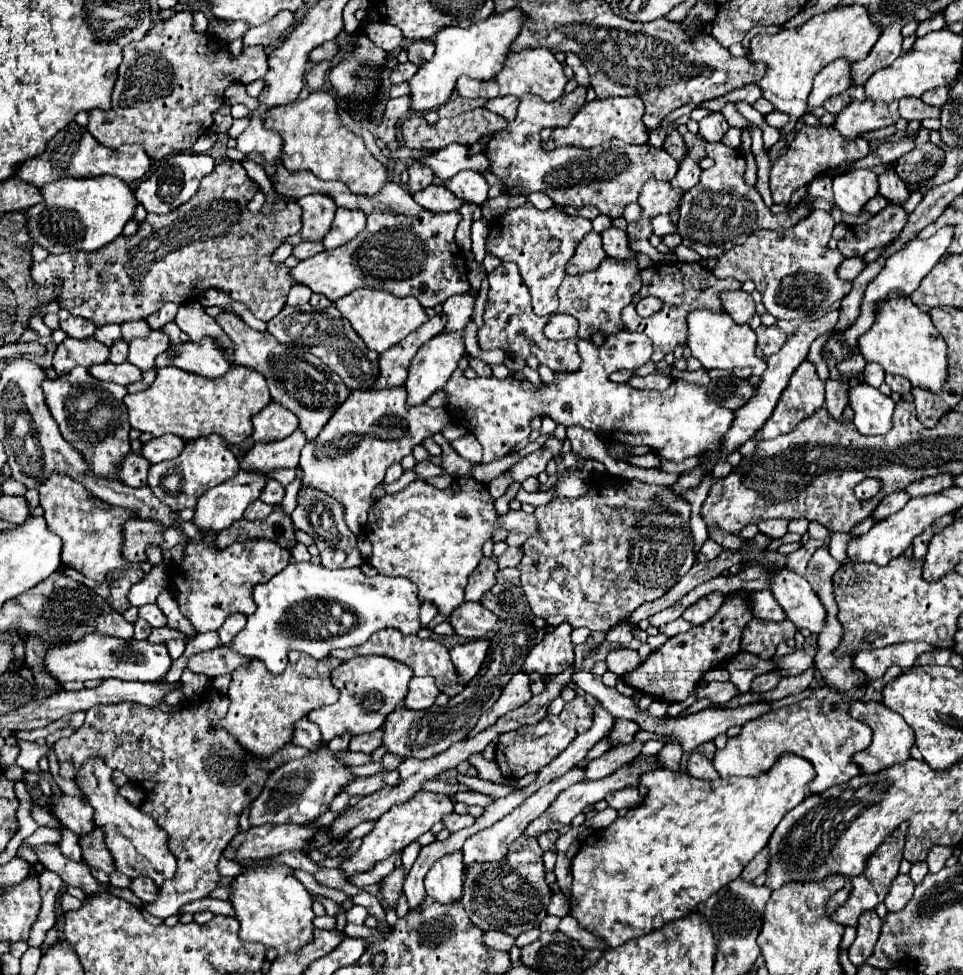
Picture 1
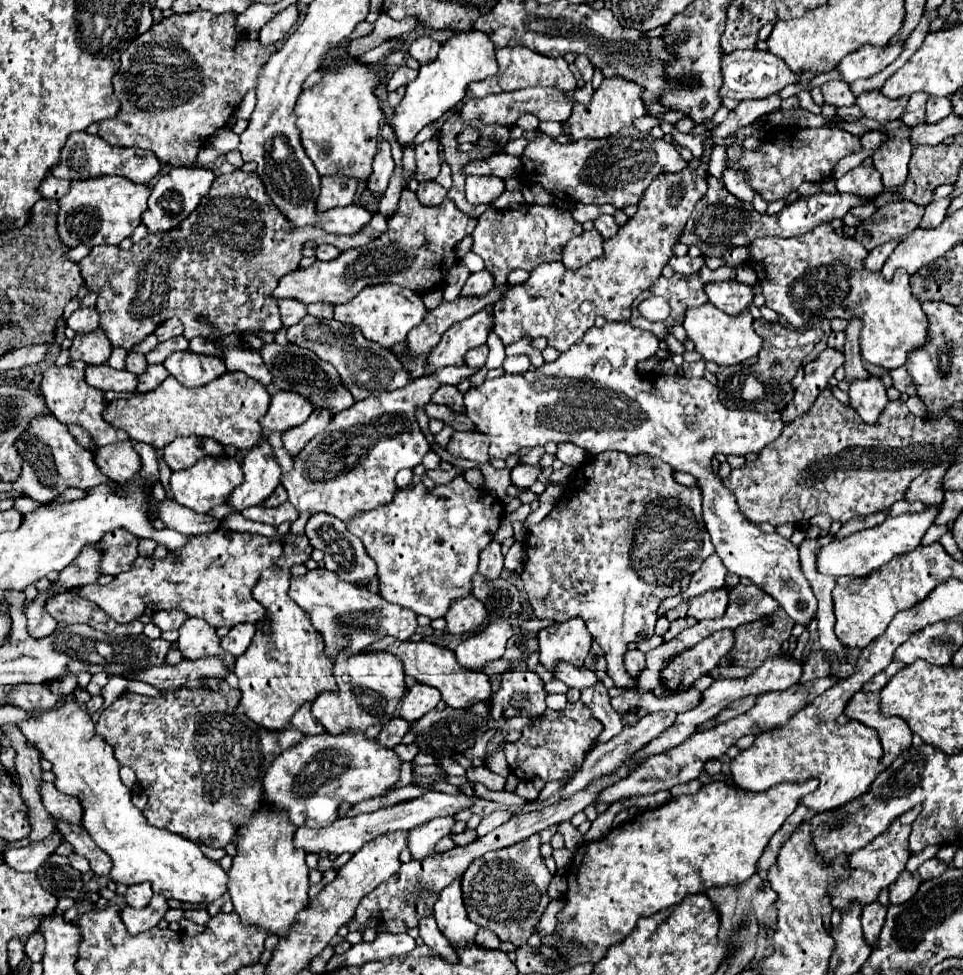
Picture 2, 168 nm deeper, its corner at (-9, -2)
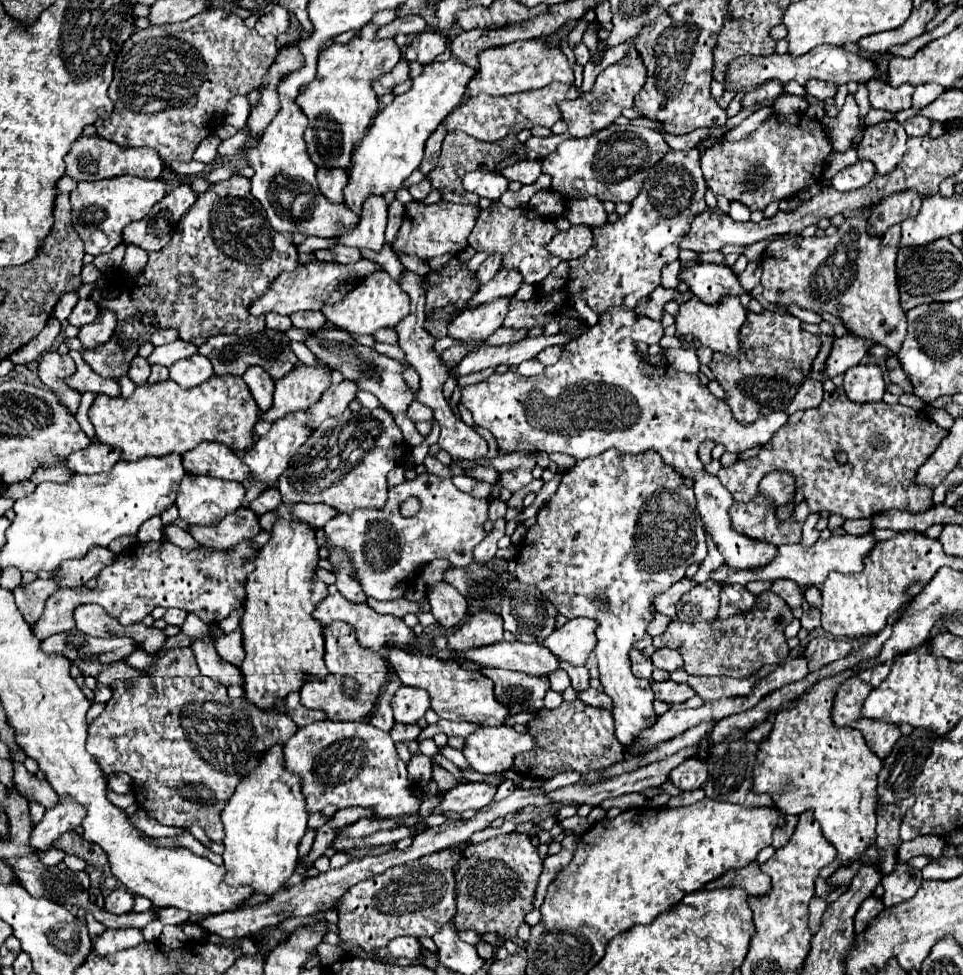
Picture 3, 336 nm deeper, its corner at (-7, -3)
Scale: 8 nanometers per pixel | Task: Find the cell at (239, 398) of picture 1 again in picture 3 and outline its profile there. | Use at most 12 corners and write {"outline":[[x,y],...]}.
{"outline":[[243,378],[99,394],[99,442],[125,460],[197,442],[253,446],[259,408]]}

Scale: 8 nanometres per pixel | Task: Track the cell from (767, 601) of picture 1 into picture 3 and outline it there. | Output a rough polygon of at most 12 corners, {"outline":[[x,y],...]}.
{"outline":[[741,584],[721,590],[717,620],[749,612],[757,602]]}

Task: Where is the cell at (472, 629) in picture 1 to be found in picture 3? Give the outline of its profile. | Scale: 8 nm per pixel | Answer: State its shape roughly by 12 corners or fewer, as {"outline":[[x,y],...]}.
{"outline":[[447,582],[429,588],[431,614],[445,628],[467,616],[465,596]]}

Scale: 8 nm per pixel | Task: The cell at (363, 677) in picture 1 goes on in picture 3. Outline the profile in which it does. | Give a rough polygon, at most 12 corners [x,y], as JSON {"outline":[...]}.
{"outline":[[349,624],[323,630],[327,680],[301,704],[329,720],[365,720],[389,682],[387,662]]}

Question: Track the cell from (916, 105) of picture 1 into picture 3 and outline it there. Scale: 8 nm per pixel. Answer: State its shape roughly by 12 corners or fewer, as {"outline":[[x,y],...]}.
{"outline":[[921,84],[913,94],[913,108],[931,104],[945,88],[939,84]]}

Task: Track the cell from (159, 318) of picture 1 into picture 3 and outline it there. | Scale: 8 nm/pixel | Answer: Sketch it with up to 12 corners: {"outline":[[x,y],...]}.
{"outline":[[157,330],[151,336],[153,346],[169,344],[179,338],[179,330]]}

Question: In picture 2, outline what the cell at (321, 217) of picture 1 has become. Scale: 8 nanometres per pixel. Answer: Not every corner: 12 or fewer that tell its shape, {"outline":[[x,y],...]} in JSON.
{"outline":[[321,177],[319,211],[355,201],[357,179]]}

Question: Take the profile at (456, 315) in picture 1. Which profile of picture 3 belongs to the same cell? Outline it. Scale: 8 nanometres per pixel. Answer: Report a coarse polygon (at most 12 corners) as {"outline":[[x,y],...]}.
{"outline":[[493,254],[475,274],[479,284],[489,282],[501,266],[501,254]]}

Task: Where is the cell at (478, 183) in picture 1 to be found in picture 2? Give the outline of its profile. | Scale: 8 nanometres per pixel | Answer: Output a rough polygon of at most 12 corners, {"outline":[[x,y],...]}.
{"outline":[[467,177],[471,205],[491,203],[503,191],[499,177]]}

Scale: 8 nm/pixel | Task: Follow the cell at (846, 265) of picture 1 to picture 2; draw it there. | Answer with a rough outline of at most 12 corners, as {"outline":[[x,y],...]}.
{"outline":[[901,239],[875,247],[865,261],[867,269],[881,271]]}

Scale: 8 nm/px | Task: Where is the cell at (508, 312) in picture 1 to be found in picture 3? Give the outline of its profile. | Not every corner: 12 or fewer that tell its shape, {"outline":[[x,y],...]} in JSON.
{"outline":[[697,148],[649,168],[641,194],[593,248],[561,262],[505,328],[567,314],[581,298],[633,310],[679,260],[707,204]]}

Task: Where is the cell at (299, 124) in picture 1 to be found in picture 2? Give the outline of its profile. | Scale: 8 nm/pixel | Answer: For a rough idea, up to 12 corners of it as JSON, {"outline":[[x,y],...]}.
{"outline":[[325,65],[295,103],[319,175],[365,181],[379,65]]}

